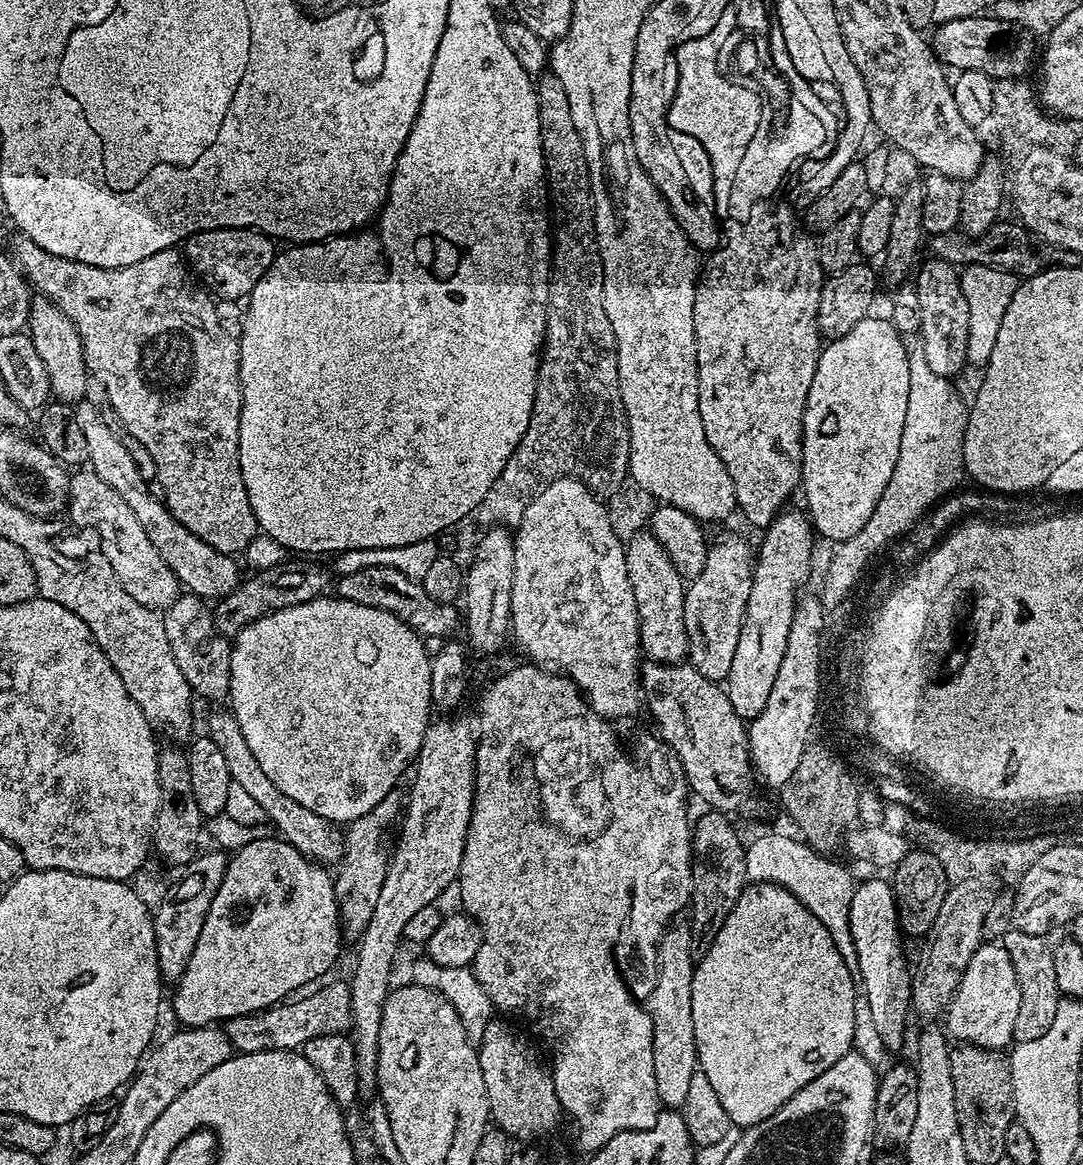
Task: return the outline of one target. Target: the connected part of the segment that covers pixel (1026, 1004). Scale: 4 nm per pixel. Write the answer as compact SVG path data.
M1015 926L1009 928L1002 938L1006 954L1010 954L1010 962L1014 962L1014 974L1018 974L1018 986L1022 994L1012 1035L1013 1041L1018 1044L1042 1038L1042 1034L1046 1034L1046 1030L1050 1030L1050 1025L1054 1023L1054 1014L1058 1014L1058 1002L1062 997L1058 981L1054 978L1053 945L1047 942L1045 937L1026 934Z

